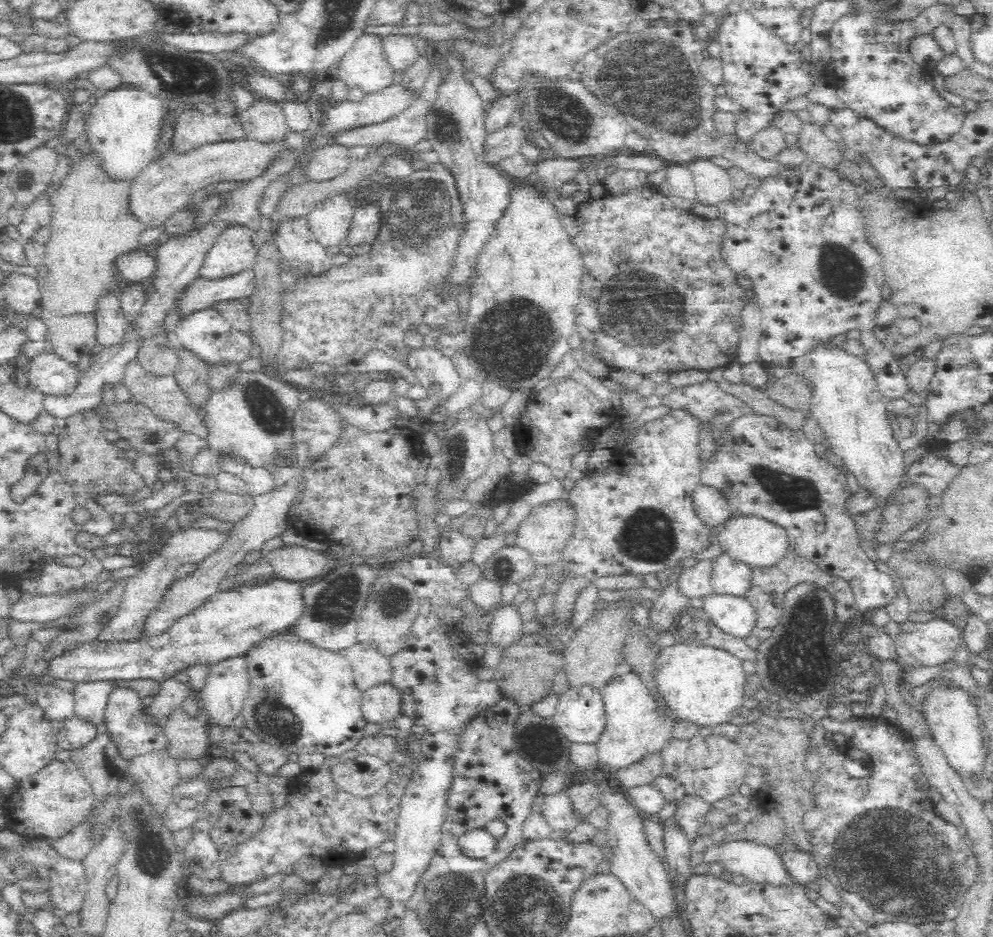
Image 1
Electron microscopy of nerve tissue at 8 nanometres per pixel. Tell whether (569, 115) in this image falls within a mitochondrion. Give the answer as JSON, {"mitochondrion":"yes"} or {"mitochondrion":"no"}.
{"mitochondrion":"yes"}

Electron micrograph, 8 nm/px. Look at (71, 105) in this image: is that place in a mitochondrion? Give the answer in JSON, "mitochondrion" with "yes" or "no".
{"mitochondrion":"no"}

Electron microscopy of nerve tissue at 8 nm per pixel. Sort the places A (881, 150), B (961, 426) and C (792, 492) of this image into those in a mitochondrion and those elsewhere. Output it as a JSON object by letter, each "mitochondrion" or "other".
{"A":"mitochondrion","B":"mitochondrion","C":"mitochondrion"}

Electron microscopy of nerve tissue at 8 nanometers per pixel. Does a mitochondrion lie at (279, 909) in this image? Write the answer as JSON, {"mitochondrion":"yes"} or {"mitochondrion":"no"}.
{"mitochondrion":"no"}

